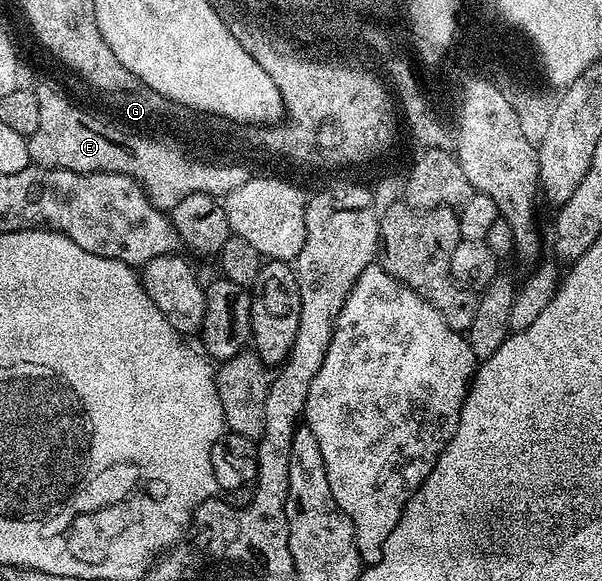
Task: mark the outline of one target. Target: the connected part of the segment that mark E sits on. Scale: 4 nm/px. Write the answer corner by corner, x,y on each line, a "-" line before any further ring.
43,82
40,88
36,87
34,93
41,111
37,130
33,130
27,141
32,165
74,172
125,174
141,184
149,199
164,210
175,208
177,202
189,198
189,194
226,198
233,190
245,186
247,179
242,163
206,164
199,158
185,160
167,145
127,135
127,132
109,126
79,108
71,108
71,104
56,95
47,82

